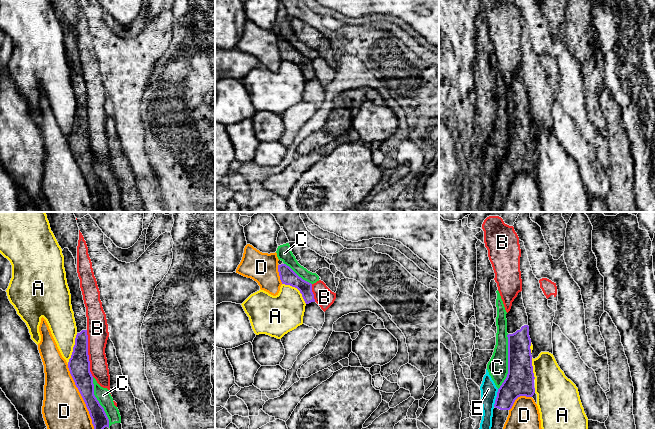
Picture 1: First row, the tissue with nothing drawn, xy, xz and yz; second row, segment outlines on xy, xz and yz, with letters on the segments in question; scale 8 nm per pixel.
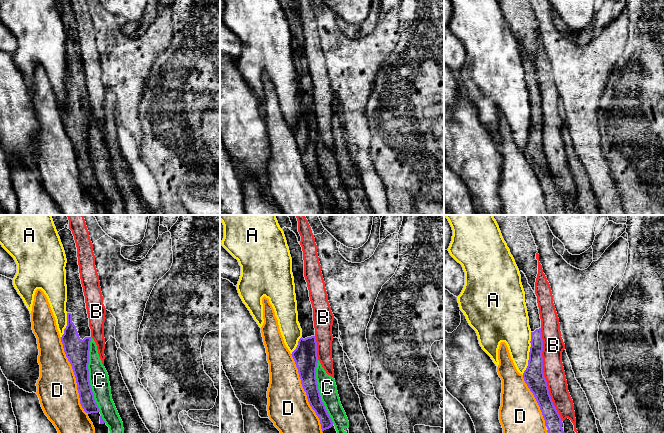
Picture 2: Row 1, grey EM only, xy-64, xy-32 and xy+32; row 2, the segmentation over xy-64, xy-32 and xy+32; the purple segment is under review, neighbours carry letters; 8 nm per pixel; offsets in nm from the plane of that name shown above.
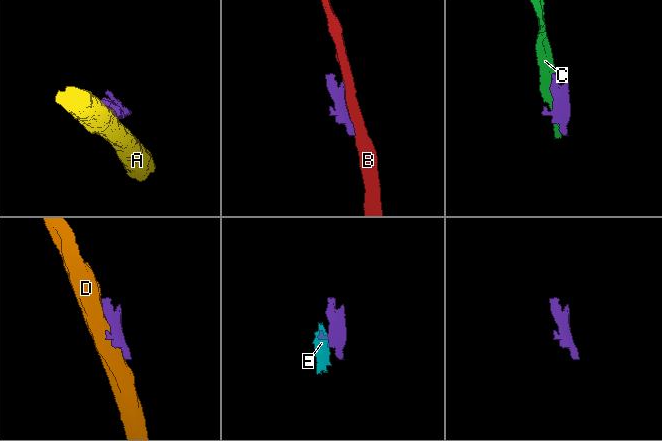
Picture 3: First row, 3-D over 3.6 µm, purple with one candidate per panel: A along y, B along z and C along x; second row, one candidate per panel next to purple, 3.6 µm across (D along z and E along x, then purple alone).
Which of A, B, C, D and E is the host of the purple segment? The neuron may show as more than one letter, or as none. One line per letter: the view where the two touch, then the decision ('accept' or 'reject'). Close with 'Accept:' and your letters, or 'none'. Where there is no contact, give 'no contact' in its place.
A: meets purple in xy; reject
B: meets purple in xy; reject
C: meets purple in yz; reject
D: meets purple in xy; reject
E: meets purple in yz; reject
Accept: none

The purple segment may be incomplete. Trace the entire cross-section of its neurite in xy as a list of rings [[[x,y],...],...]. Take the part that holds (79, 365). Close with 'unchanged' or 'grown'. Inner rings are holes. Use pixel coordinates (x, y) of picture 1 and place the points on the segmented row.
[[[68,248],[62,251],[67,284],[71,294],[71,305],[77,327],[77,335],[71,358],[68,362],[70,374],[78,388],[92,419],[94,429],[109,429],[109,419],[94,395],[93,376],[90,372],[86,307],[80,288],[75,259]]] | grown

